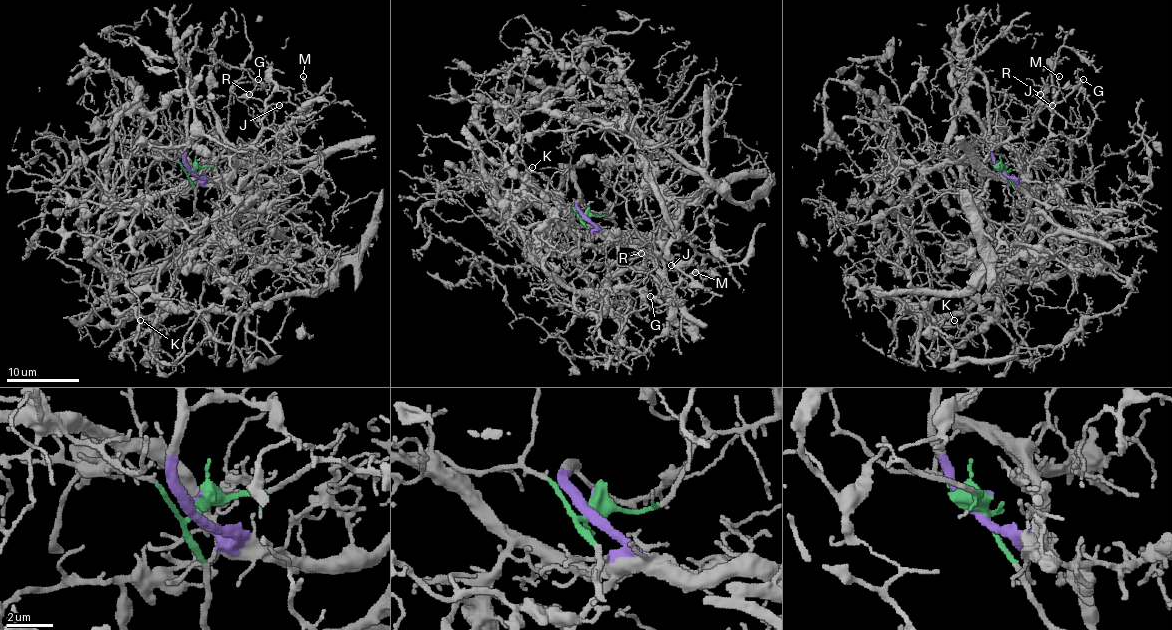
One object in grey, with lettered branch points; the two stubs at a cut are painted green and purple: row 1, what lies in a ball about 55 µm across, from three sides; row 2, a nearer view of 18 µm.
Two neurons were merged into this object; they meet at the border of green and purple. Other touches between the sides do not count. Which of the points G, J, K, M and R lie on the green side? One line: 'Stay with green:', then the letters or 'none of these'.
Stay with green: K

